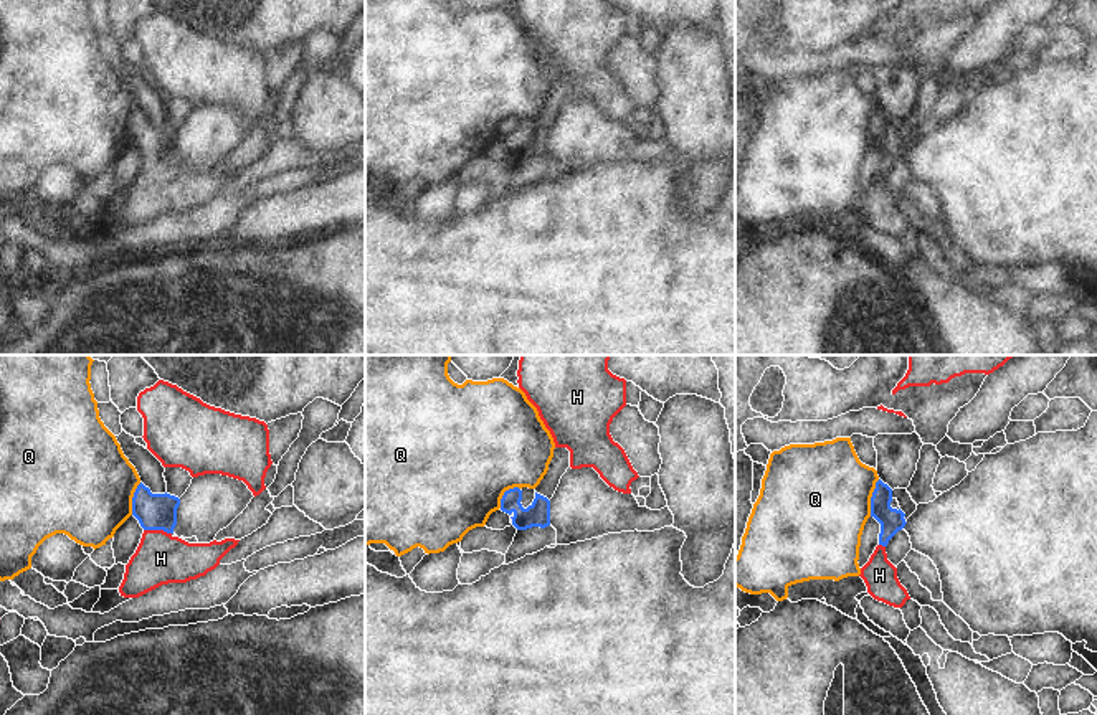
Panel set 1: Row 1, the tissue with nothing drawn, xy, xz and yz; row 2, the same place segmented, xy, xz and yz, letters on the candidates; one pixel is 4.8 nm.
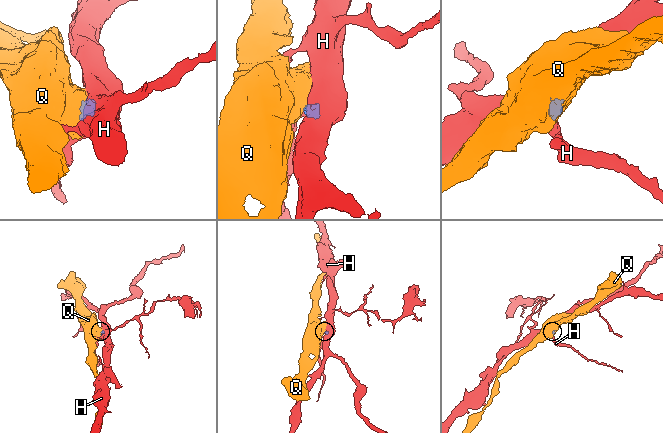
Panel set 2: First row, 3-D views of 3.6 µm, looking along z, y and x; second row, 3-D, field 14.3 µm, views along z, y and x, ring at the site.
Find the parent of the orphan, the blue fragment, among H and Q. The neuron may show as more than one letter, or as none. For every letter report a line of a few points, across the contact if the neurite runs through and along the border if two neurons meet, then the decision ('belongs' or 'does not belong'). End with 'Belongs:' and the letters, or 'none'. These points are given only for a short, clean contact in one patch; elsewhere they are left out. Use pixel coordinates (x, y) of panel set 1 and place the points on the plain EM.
H: xy (154, 141), (157, 144), (157, 159), (157, 182), (161, 189) | belongs
Q: yz (879, 109), (871, 127), (869, 146) | does not belong
Belongs: H

